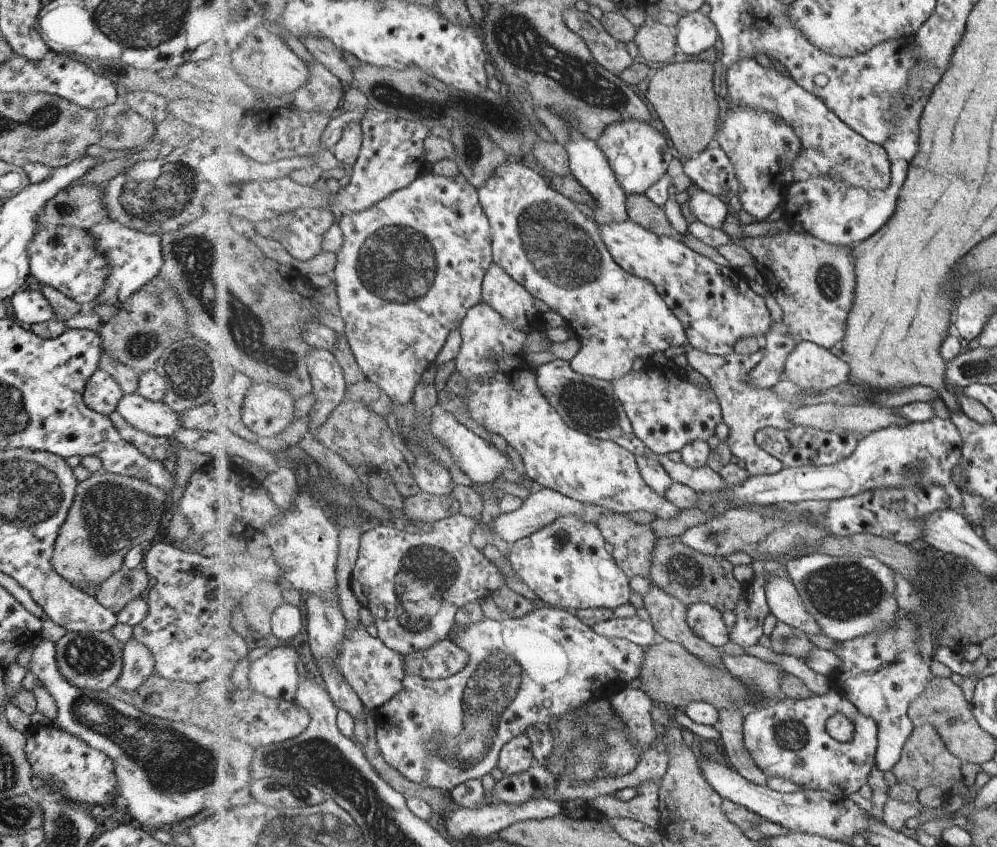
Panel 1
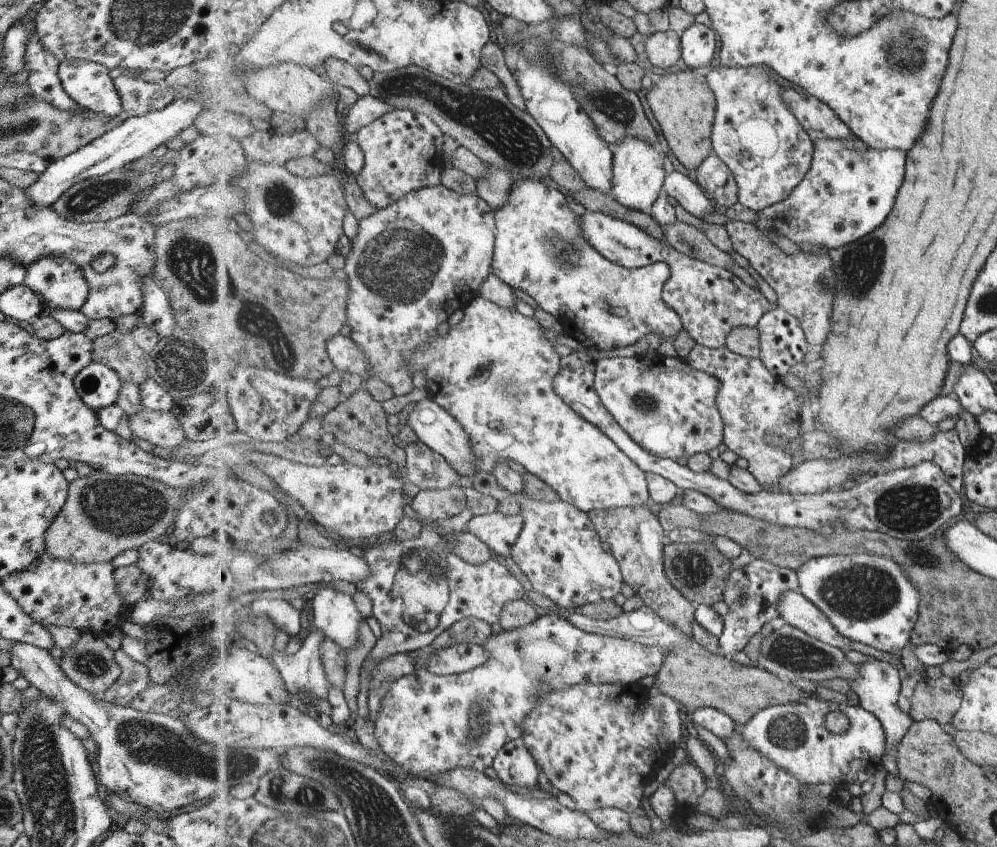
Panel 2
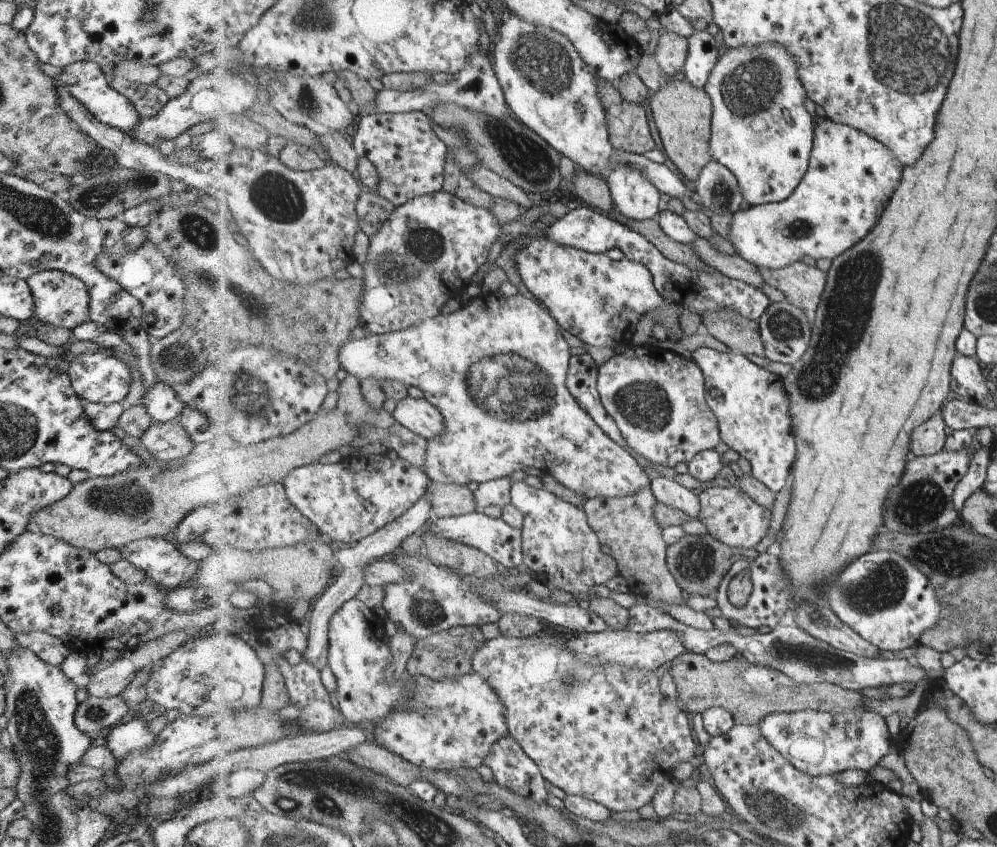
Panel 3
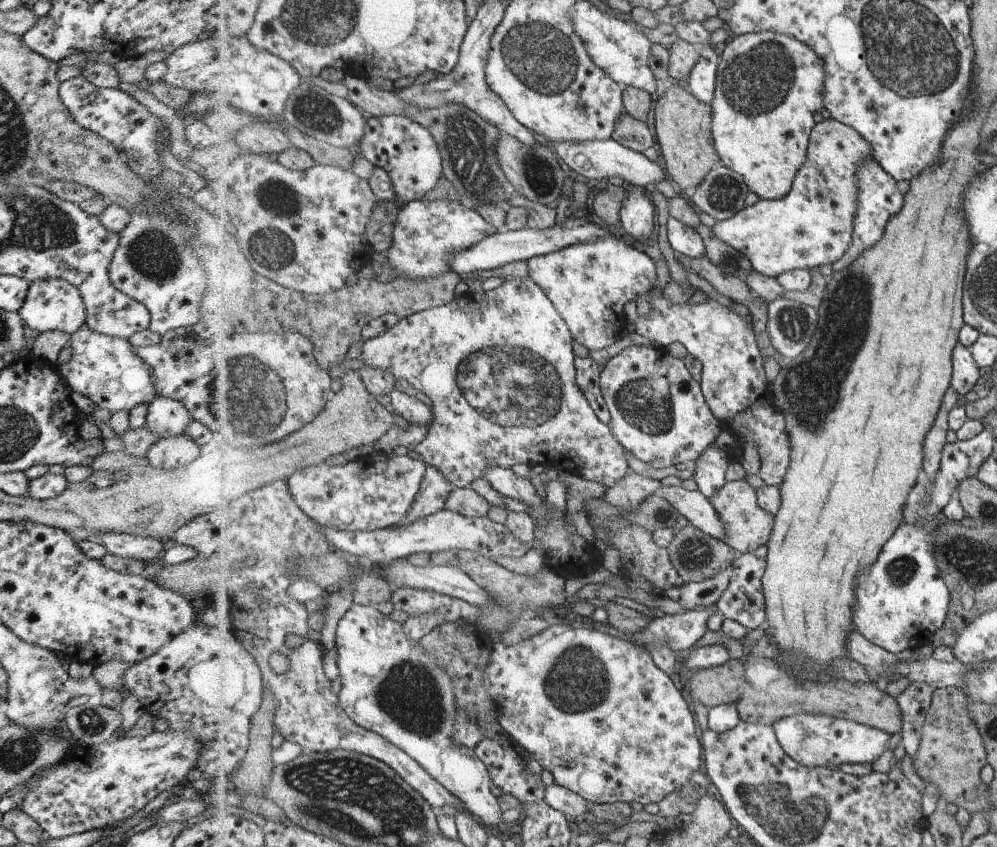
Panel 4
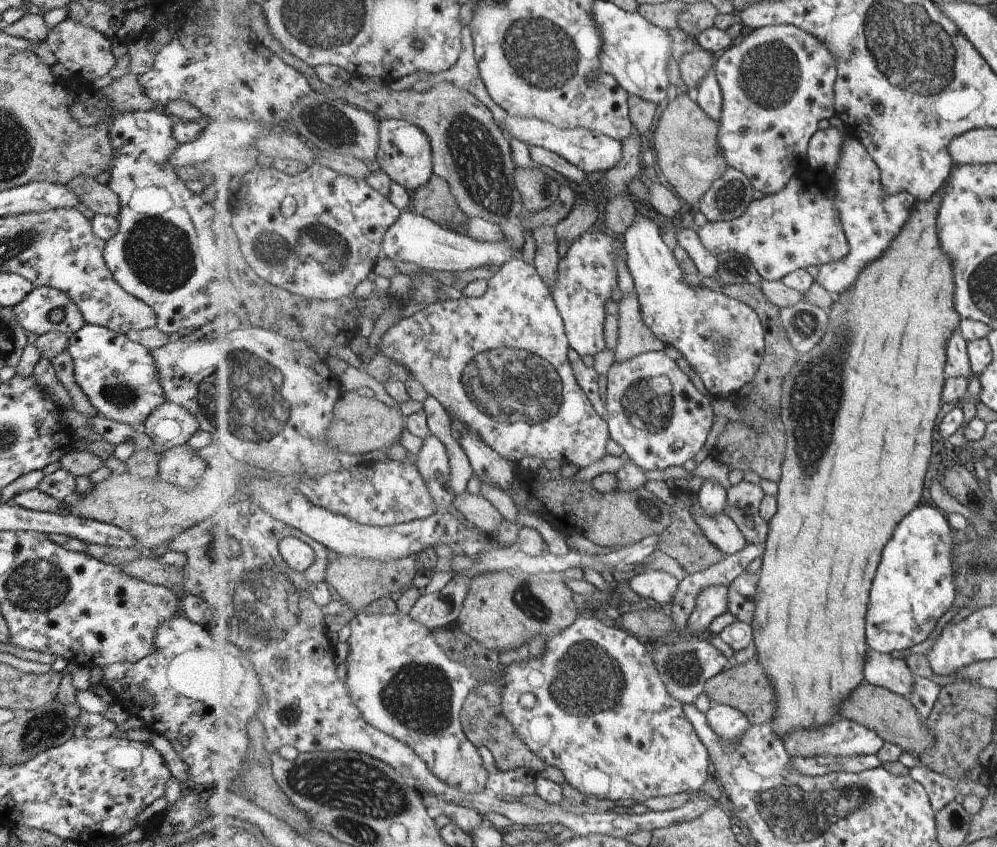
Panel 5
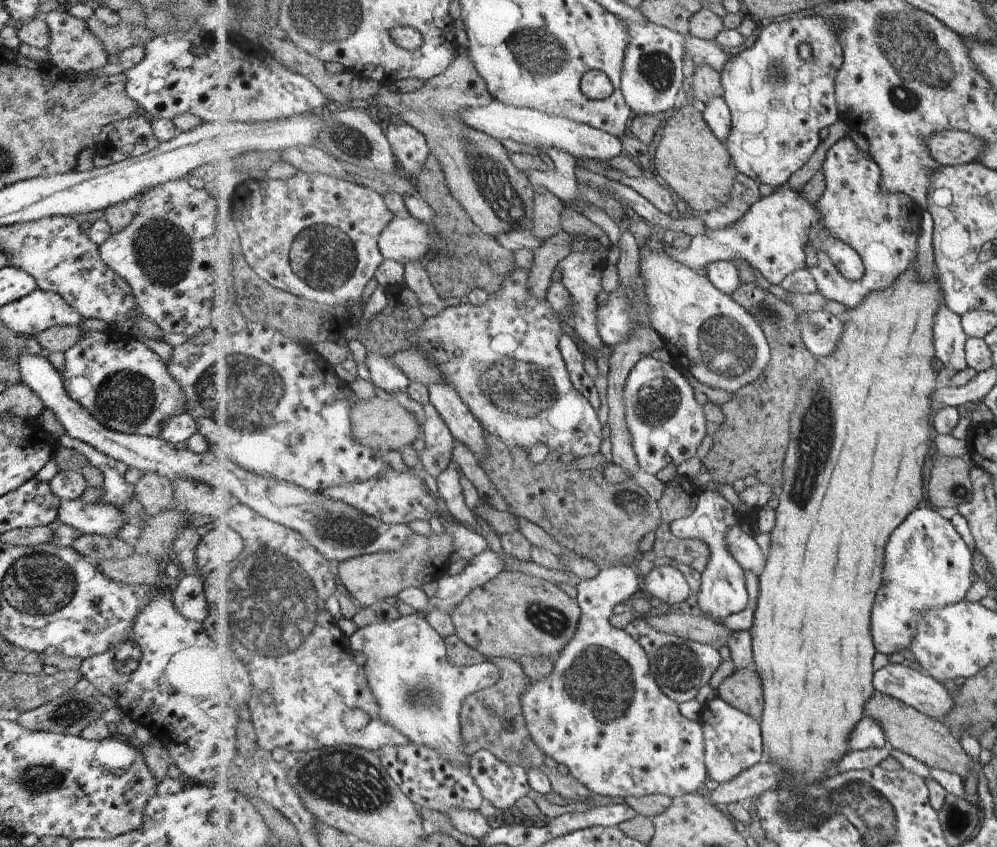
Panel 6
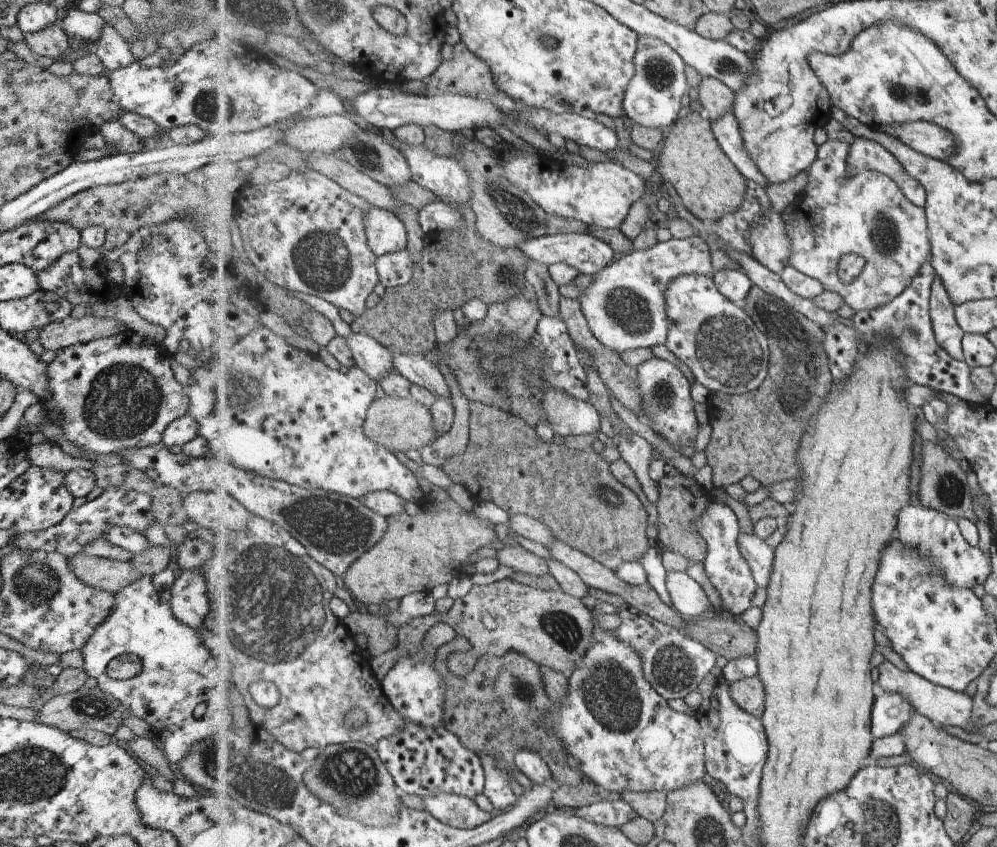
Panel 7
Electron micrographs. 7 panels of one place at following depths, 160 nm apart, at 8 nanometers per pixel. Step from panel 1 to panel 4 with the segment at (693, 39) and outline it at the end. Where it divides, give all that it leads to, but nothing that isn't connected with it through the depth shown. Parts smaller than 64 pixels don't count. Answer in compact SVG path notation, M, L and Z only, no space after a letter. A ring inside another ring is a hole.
M705 42L700 51L698 63L687 78L687 83L694 95L703 102L712 104L716 89L718 66L720 63L719 53L713 49L714 45Z

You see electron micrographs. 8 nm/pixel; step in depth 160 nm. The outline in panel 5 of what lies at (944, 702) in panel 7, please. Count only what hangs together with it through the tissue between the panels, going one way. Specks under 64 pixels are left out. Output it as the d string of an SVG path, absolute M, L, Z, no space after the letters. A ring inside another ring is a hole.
M870 649L864 668L867 682L903 697L911 694L915 676L904 659Z

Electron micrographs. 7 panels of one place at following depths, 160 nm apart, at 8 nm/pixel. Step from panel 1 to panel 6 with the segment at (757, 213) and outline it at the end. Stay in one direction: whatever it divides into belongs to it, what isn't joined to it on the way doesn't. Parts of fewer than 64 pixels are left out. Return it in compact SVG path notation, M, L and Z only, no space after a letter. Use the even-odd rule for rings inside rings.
M803 16L764 26L754 44L742 48L725 63L720 72L723 94L731 110L733 128L726 146L739 173L753 178L759 185L783 187L811 160L818 150L819 132L840 119L836 100L836 79L843 66L843 54L833 21L822 16Z

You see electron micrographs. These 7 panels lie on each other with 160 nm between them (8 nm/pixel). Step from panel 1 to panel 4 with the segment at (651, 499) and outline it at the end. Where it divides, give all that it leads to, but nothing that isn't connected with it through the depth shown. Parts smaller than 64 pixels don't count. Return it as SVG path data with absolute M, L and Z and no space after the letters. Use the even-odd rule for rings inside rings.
M510 276L501 286L491 291L481 290L477 293L464 294L455 297L447 304L419 311L410 317L400 319L395 326L364 341L359 356L364 365L389 371L399 380L408 380L417 391L424 392L432 400L434 420L429 427L427 438L416 446L414 453L421 456L432 467L438 468L453 486L469 487L473 480L483 479L492 466L511 469L520 463L530 466L542 463L546 466L556 467L558 470L575 473L583 479L599 482L608 490L612 489L619 481L623 481L629 474L633 474L632 466L629 466L629 460L625 454L626 448L617 440L617 437L614 437L611 427L601 422L585 396L584 390L581 390L578 385L573 340L572 330L568 327L568 323L565 322L552 299L548 297L548 294L545 294L539 284L530 276L526 280L514 279Z

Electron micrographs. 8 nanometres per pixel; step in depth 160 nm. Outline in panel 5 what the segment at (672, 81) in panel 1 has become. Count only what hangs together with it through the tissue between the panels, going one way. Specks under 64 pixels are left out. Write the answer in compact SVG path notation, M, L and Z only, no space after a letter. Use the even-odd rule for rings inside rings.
M678 93L663 110L656 128L654 148L661 173L683 202L698 209L713 182L717 182L730 167L719 143L718 122L709 118L689 94Z

